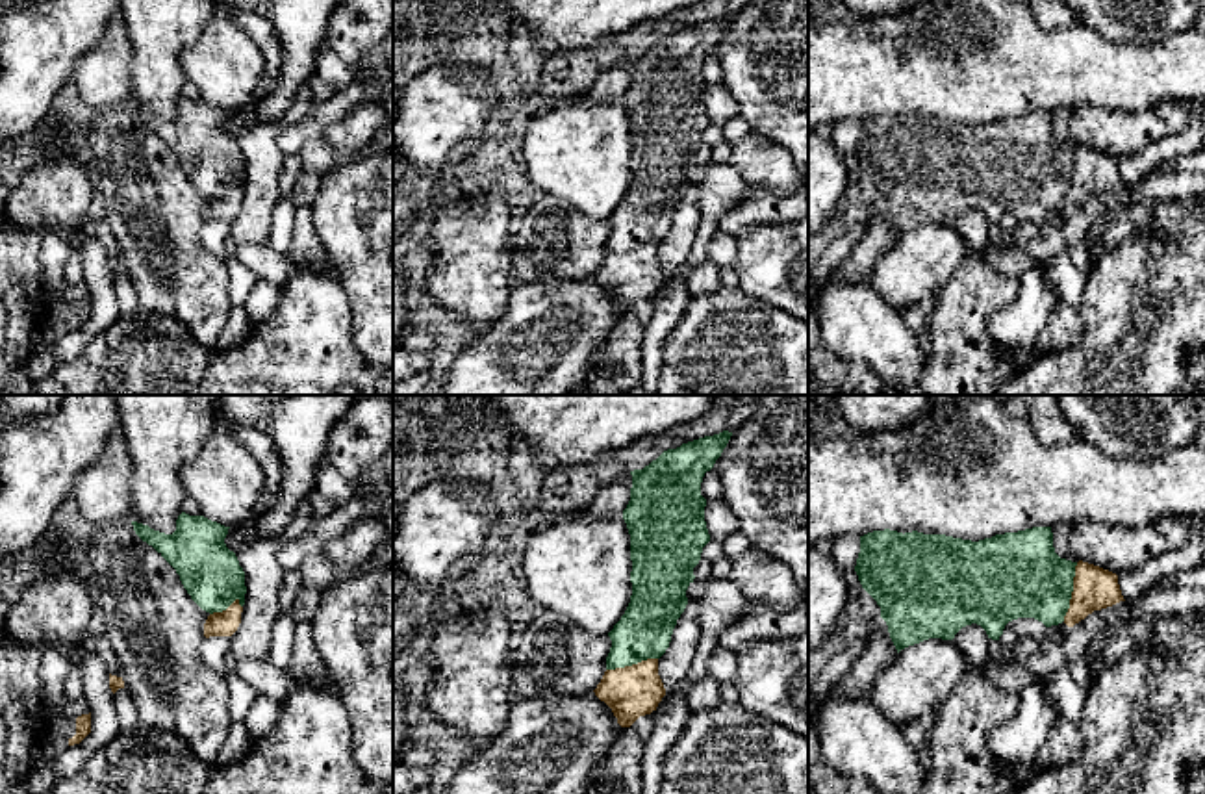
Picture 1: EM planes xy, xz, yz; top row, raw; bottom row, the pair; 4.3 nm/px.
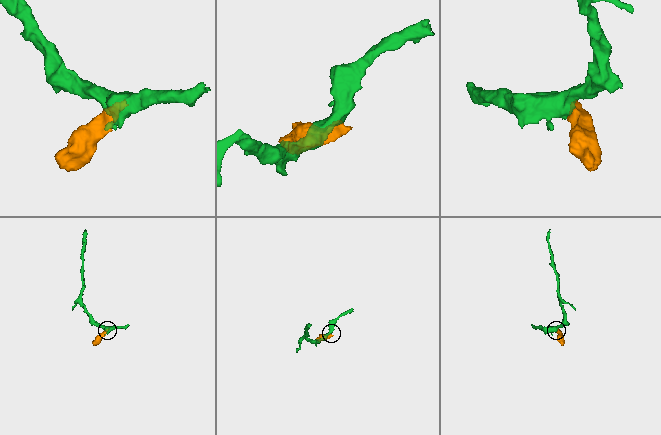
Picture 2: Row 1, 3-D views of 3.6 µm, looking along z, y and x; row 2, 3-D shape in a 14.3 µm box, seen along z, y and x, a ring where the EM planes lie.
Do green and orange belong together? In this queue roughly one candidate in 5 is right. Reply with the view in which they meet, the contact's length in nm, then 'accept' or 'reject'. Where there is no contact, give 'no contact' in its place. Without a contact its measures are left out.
contact in yz; length 260 nm; reject

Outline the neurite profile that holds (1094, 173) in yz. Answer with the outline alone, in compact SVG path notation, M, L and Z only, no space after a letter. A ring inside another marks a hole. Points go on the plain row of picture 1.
M1079 145L1075 150L1073 176L1064 208L1073 211L1094 195L1125 186L1118 169L1118 160L1099 150Z

